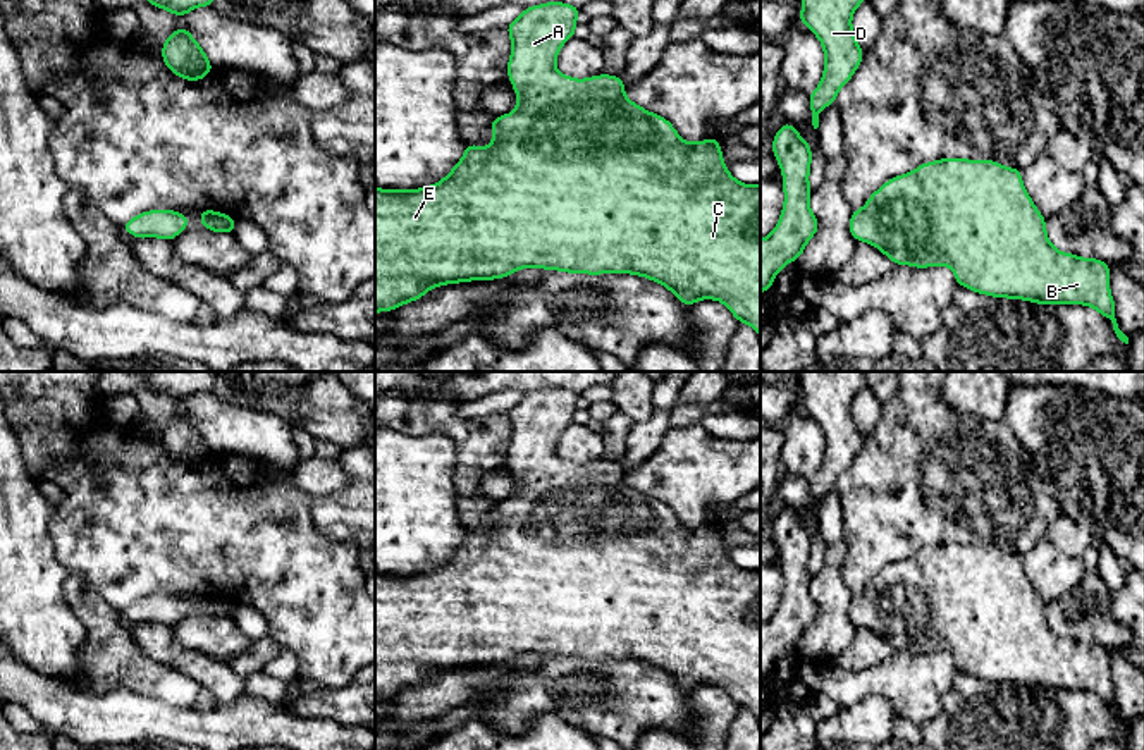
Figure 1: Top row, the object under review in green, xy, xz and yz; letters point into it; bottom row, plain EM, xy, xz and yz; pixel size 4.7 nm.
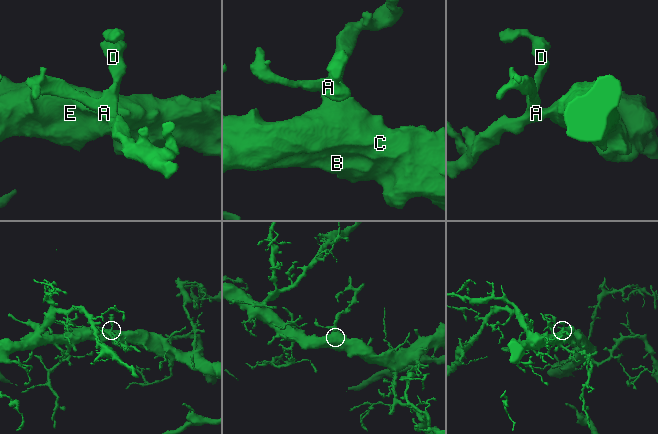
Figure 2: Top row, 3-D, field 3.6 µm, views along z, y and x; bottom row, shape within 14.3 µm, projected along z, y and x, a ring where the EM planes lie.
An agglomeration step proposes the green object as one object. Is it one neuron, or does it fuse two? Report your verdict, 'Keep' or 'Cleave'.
Keep

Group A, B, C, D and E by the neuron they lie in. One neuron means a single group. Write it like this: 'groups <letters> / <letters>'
groups A B C D E

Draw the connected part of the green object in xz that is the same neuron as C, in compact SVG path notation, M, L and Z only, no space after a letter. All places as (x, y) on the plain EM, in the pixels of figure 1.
M547 387L526 392L518 404L506 411L513 430L506 459L516 475L518 490L511 499L494 504L490 509L494 521L490 532L482 533L466 528L463 544L440 568L428 573L408 576L375 573L375 698L392 697L404 688L416 686L437 671L502 664L525 652L535 652L590 661L642 661L667 673L686 693L700 685L717 685L740 709L753 712L760 724L760 569L738 568L726 556L717 525L686 528L669 506L630 487L621 461L600 459L588 464L563 461L556 454L556 444L561 432L575 421L580 396L571 389Z

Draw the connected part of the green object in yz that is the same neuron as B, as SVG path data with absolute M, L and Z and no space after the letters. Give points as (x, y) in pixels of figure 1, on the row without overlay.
M955 542L926 547L905 561L891 562L872 578L864 593L852 597L848 614L855 626L876 631L895 650L912 650L915 654L948 650L958 671L979 679L1025 685L1037 690L1091 692L1106 702L1113 709L1116 722L1129 729L1129 722L1118 714L1115 704L1115 686L1110 679L1110 650L1098 643L1061 638L1049 628L1046 604L1027 580L1018 554L1003 552L994 545Z

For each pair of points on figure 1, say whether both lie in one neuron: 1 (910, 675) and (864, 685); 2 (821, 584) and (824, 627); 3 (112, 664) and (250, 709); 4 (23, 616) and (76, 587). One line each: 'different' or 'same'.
1: same
2: same
3: different
4: different

